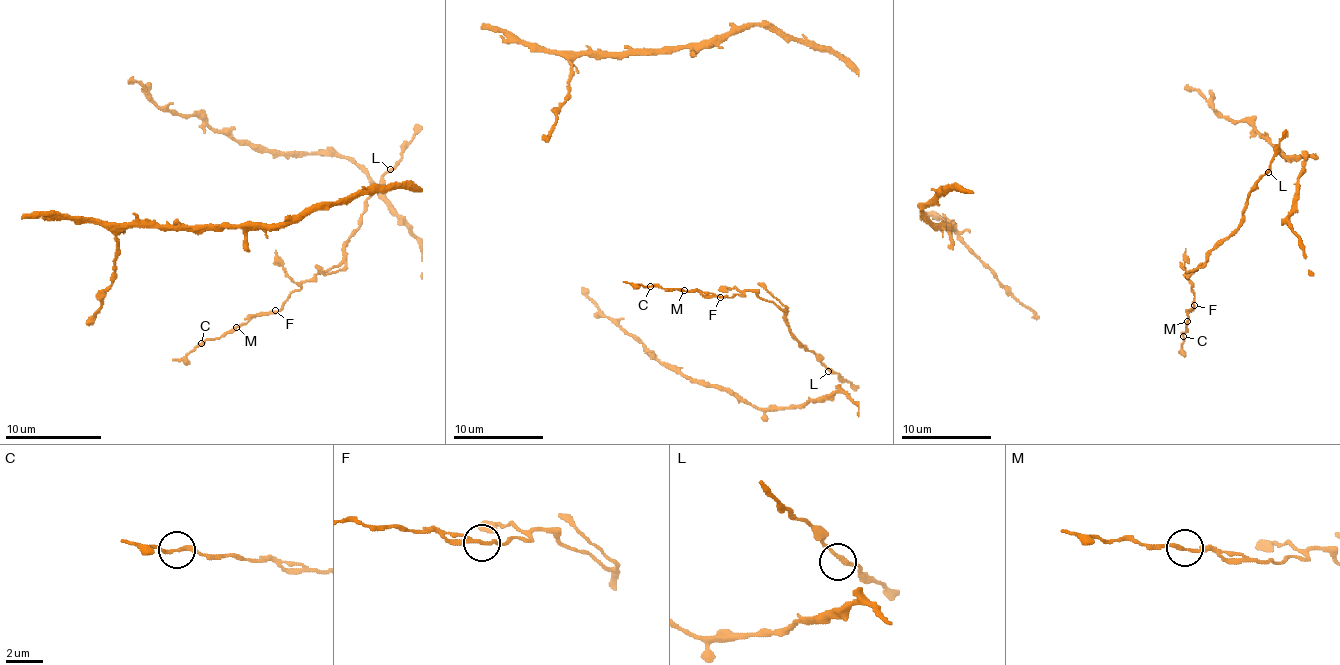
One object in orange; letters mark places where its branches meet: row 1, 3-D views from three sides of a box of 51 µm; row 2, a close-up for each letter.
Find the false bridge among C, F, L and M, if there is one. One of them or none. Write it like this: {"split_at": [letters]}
{"split_at": []}

